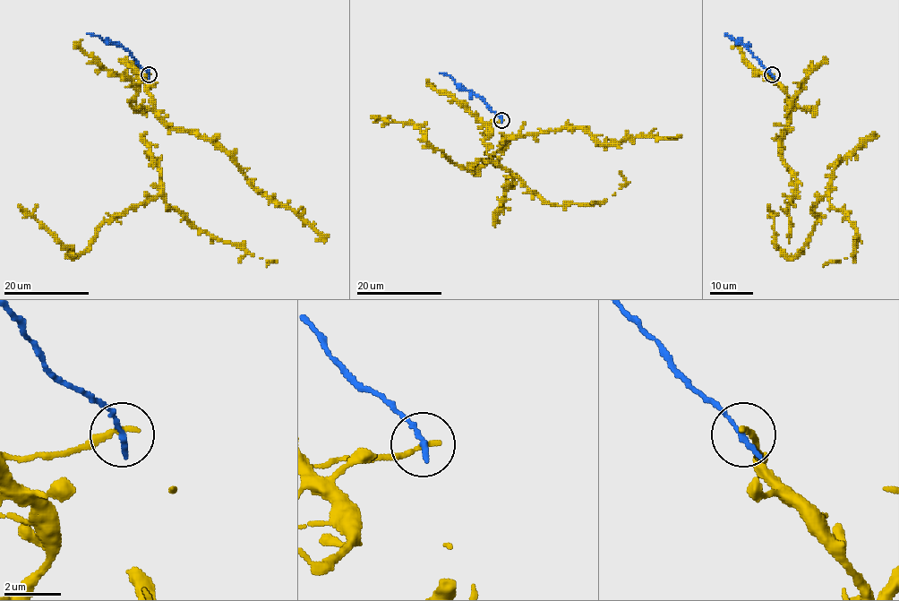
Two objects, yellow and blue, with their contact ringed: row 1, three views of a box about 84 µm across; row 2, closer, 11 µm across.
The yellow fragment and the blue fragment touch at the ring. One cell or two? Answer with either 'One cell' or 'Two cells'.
Two cells

